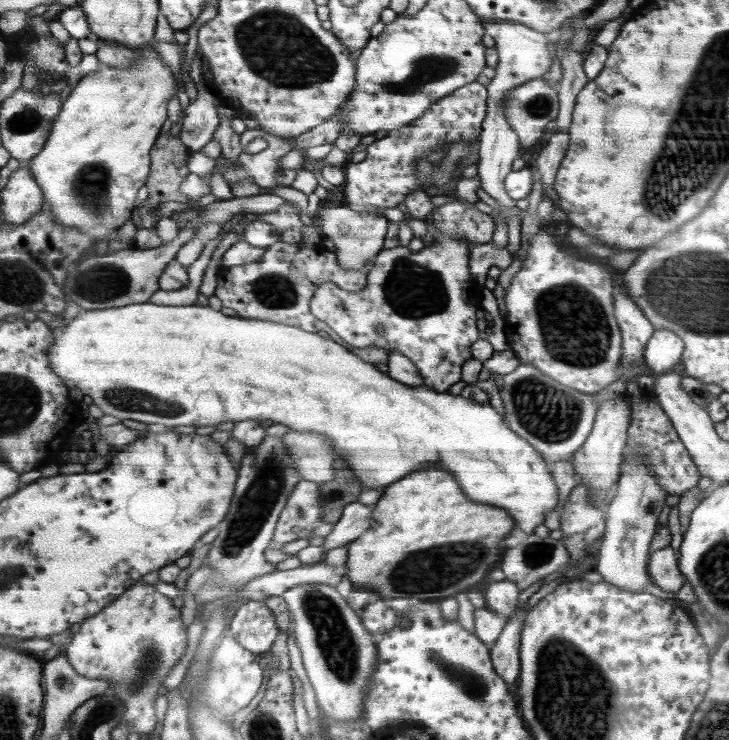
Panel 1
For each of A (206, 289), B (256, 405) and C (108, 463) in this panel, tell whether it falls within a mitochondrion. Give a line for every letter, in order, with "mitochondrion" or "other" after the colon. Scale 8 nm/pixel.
A: other
B: other
C: other

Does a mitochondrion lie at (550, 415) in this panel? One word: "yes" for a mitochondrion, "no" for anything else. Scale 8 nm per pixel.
yes

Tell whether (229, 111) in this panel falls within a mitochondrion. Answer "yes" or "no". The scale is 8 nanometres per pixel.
no

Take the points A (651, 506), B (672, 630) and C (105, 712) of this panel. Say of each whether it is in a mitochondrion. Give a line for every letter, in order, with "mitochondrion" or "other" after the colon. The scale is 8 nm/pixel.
A: mitochondrion
B: other
C: mitochondrion

